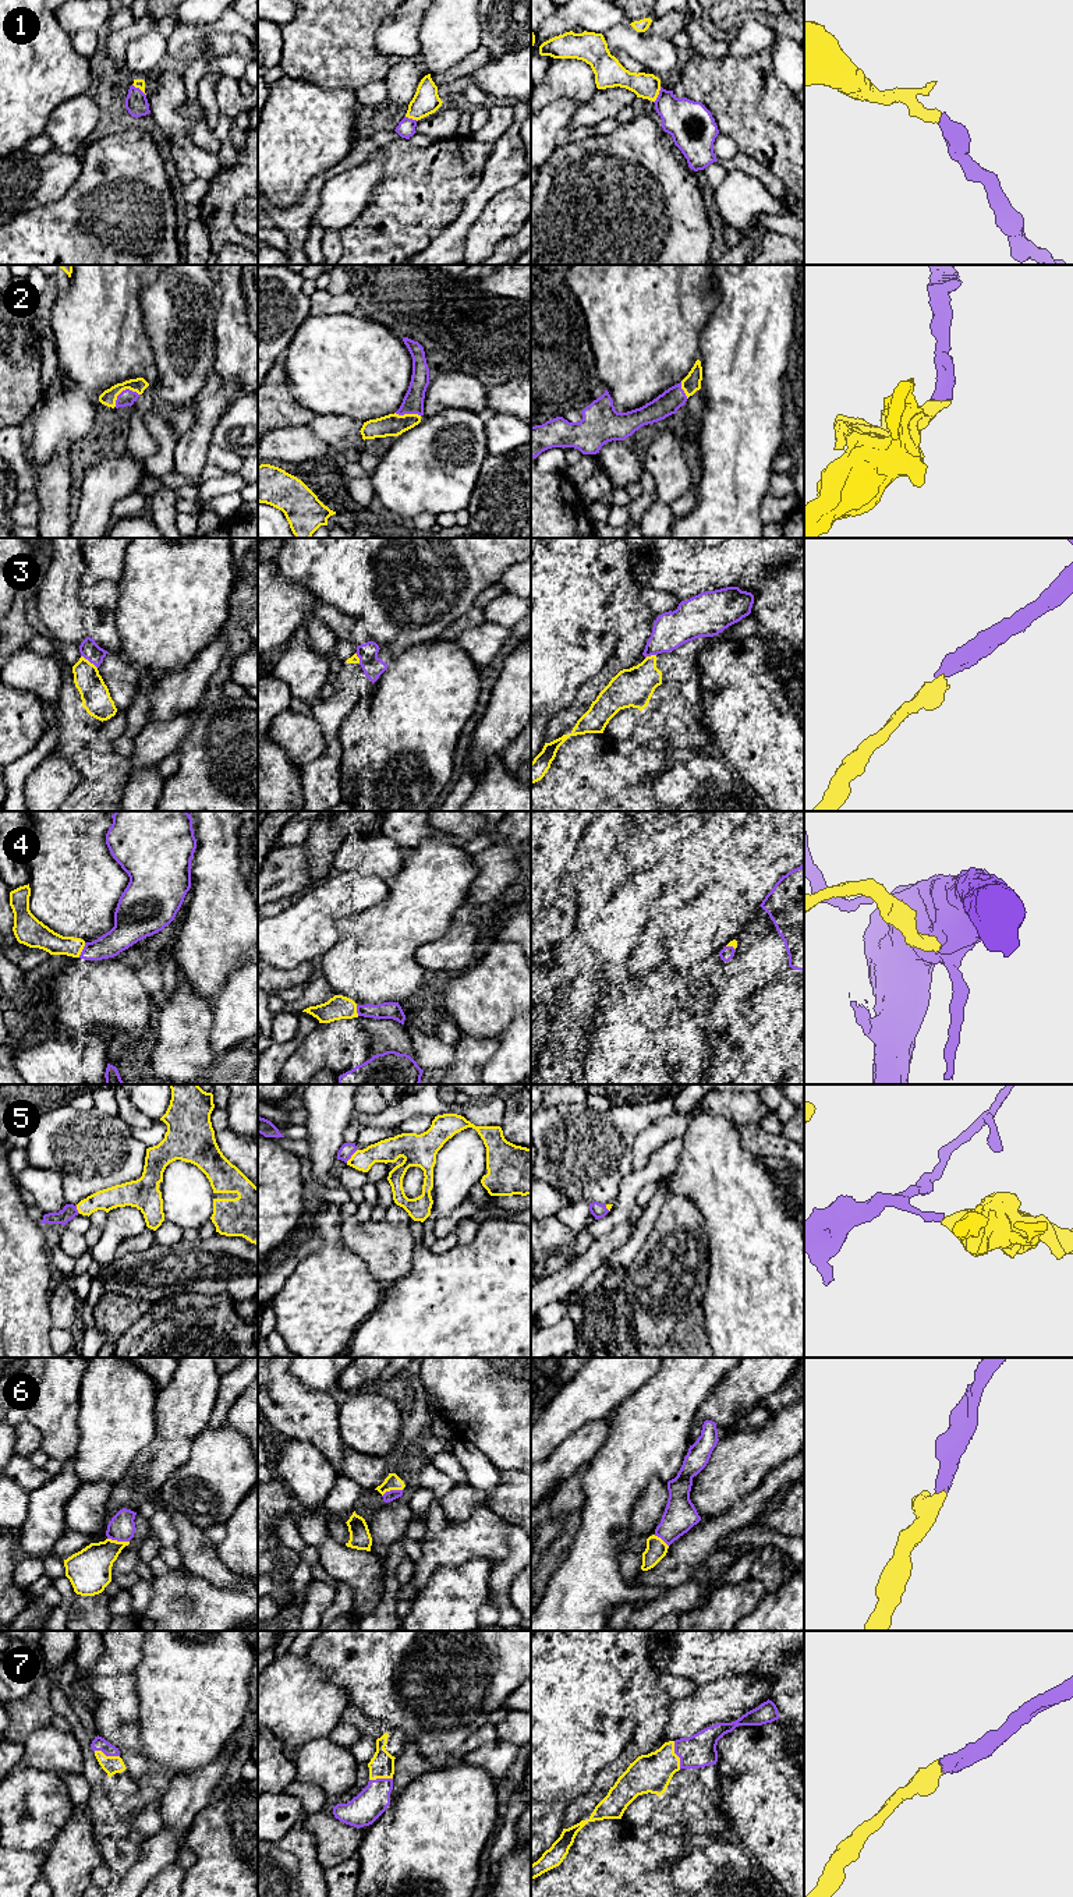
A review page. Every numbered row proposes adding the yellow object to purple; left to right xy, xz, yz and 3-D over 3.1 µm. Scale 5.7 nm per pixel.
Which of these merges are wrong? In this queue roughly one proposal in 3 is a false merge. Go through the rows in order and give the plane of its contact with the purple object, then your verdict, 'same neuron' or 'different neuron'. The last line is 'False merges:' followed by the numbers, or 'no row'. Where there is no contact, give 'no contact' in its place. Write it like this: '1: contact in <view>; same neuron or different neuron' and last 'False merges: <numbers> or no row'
1: contact in yz; same neuron
2: contact in xy; same neuron
3: contact in xy; different neuron
4: contact in xy; same neuron
5: contact in xz; different neuron
6: contact in xy; same neuron
7: contact in yz; same neuron
False merges: 3, 5

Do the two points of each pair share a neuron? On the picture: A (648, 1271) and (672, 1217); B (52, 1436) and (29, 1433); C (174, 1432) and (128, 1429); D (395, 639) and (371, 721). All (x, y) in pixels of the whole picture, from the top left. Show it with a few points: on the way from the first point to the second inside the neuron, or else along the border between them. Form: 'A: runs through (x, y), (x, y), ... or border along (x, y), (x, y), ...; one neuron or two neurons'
A: runs through (662, 1257), (672, 1248), (672, 1231); one neuron
B: border along (27, 1419), (39, 1432), (41, 1447); two neurons
C: border along (156, 1397), (155, 1437), (137, 1457); two neurons
D: border along (427, 641), (410, 646), (396, 655); two neurons

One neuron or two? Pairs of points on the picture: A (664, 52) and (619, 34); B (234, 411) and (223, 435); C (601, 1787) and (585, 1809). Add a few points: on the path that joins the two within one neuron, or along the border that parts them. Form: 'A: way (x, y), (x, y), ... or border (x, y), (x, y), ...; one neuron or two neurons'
A: way (652, 50), (630, 41); one neuron
B: way (234, 417), (229, 429); one neuron
C: way (598, 1793), (587, 1804); one neuron

